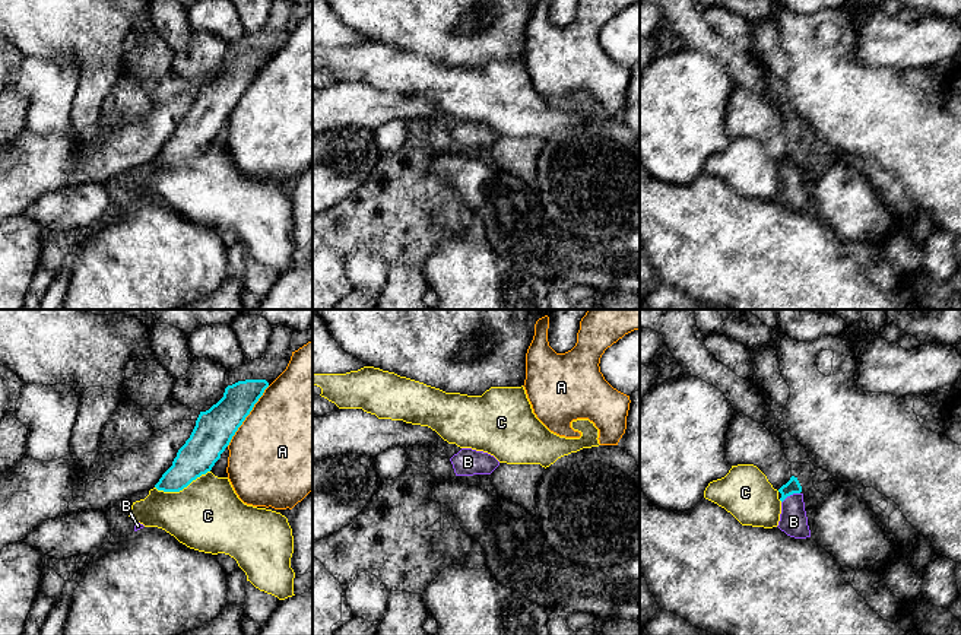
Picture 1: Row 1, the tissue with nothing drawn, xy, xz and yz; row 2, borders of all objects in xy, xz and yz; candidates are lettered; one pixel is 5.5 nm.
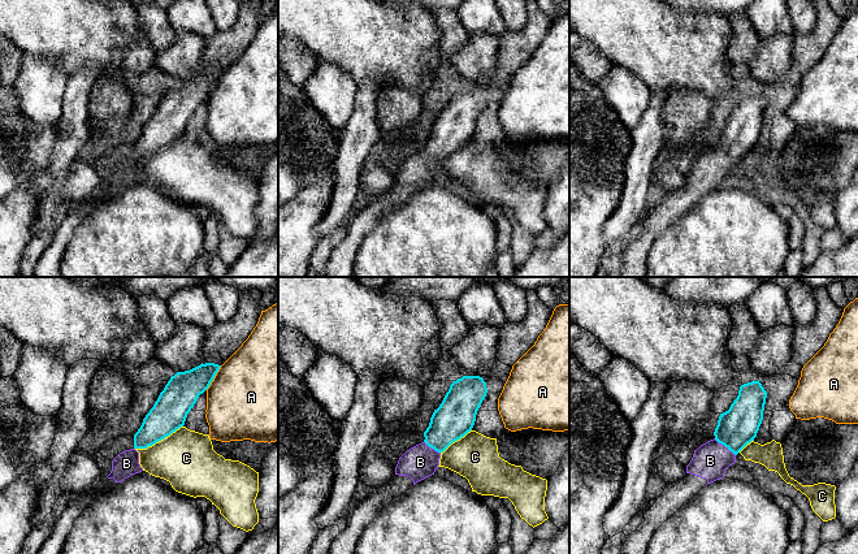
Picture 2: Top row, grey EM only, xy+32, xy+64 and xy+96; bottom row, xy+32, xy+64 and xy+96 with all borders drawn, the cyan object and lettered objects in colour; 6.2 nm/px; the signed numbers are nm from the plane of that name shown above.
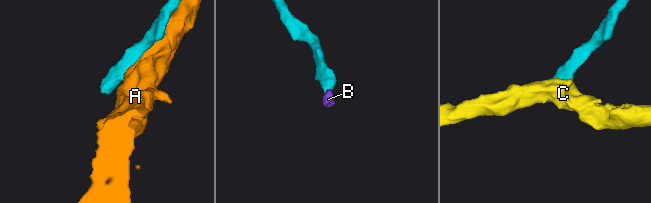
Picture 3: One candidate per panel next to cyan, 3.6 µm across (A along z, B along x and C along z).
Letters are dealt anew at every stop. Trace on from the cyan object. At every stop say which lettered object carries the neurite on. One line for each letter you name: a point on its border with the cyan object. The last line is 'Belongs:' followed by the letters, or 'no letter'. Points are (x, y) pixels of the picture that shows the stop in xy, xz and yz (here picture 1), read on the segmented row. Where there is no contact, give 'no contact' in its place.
B: yz (790, 494)
Belongs: B

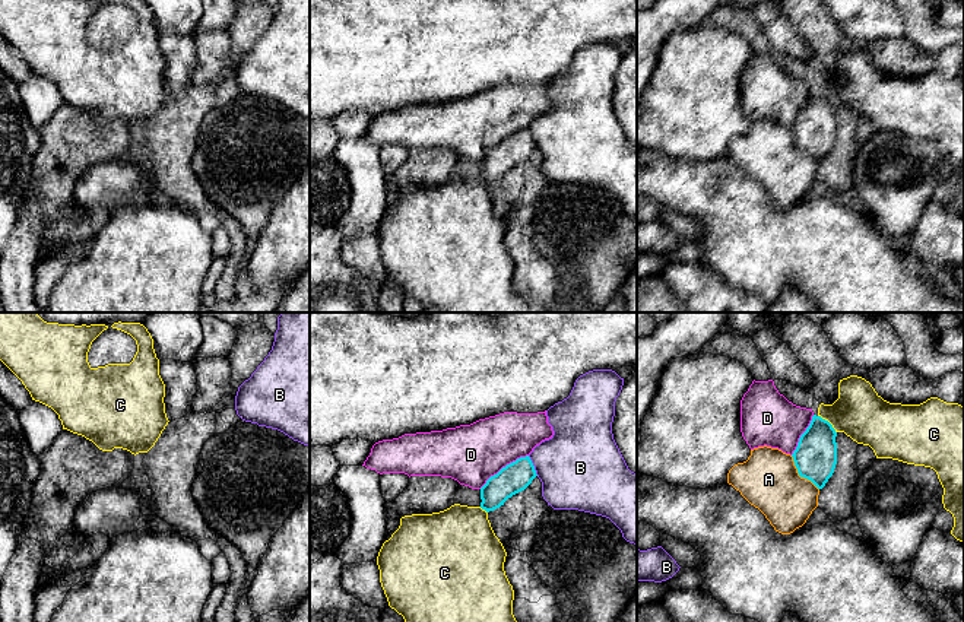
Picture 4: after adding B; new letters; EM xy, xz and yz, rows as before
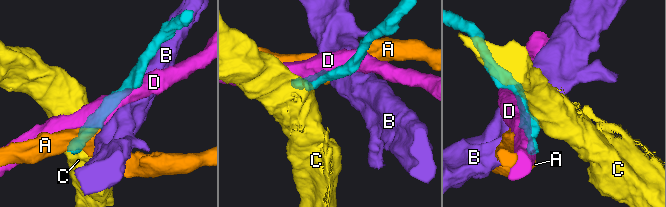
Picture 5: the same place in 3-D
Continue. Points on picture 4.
Belongs: no letter

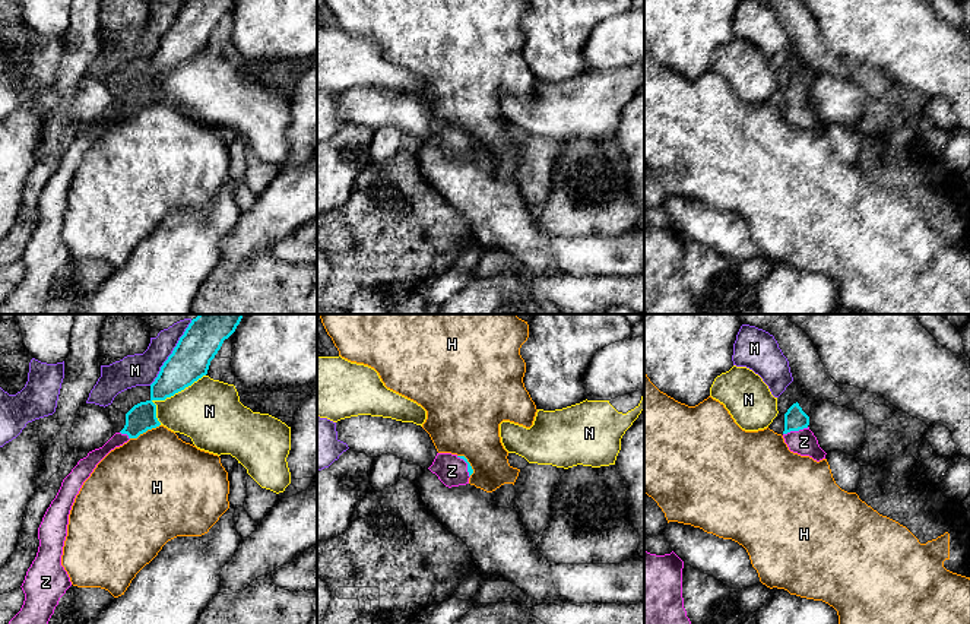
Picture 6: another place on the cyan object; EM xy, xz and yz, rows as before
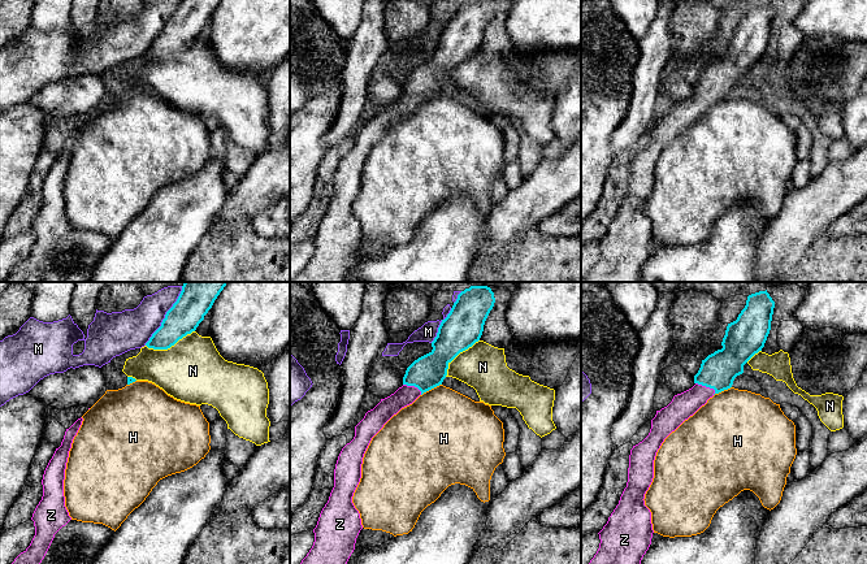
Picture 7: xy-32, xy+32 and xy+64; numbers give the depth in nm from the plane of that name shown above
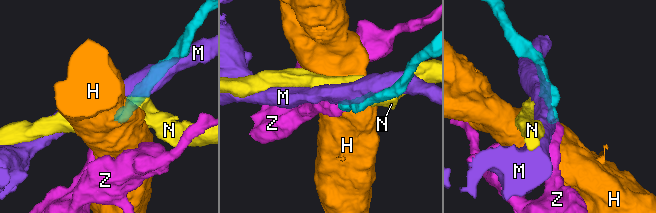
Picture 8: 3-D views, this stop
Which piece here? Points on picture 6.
Z: yz (795, 430)
Belongs: Z

